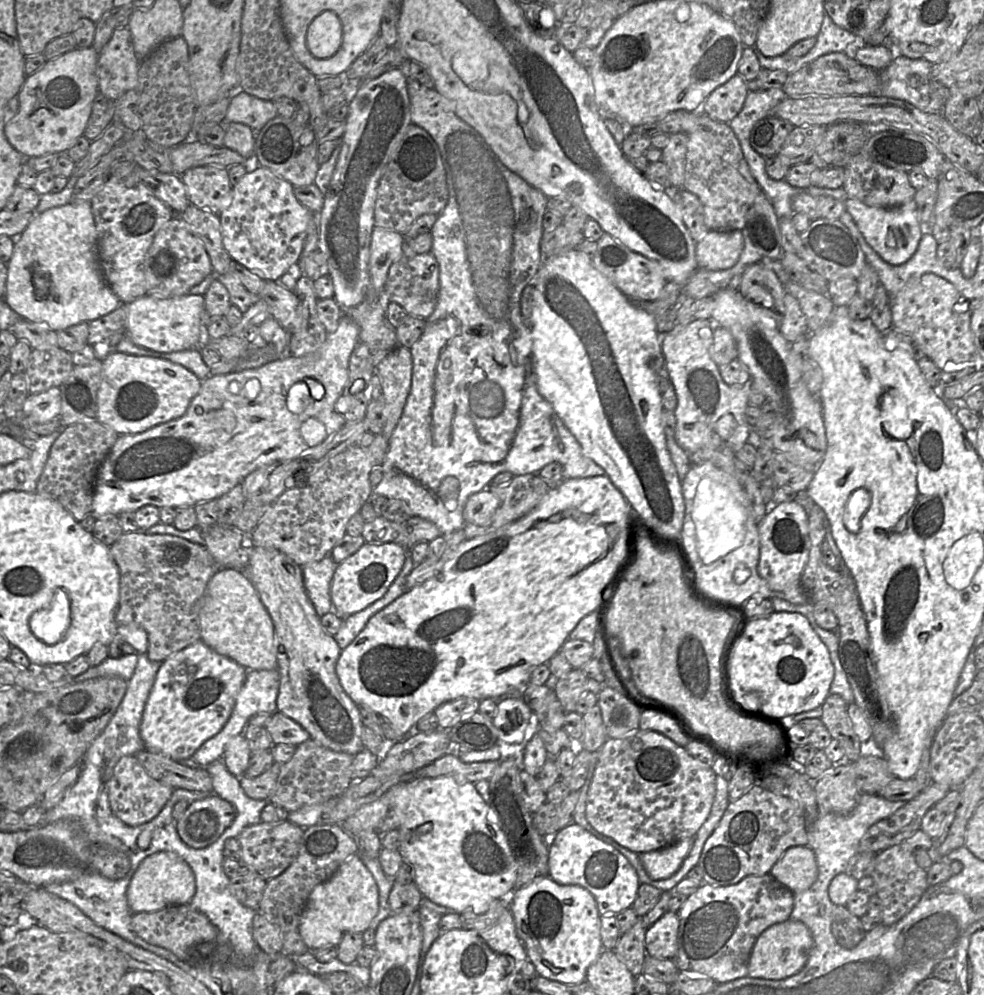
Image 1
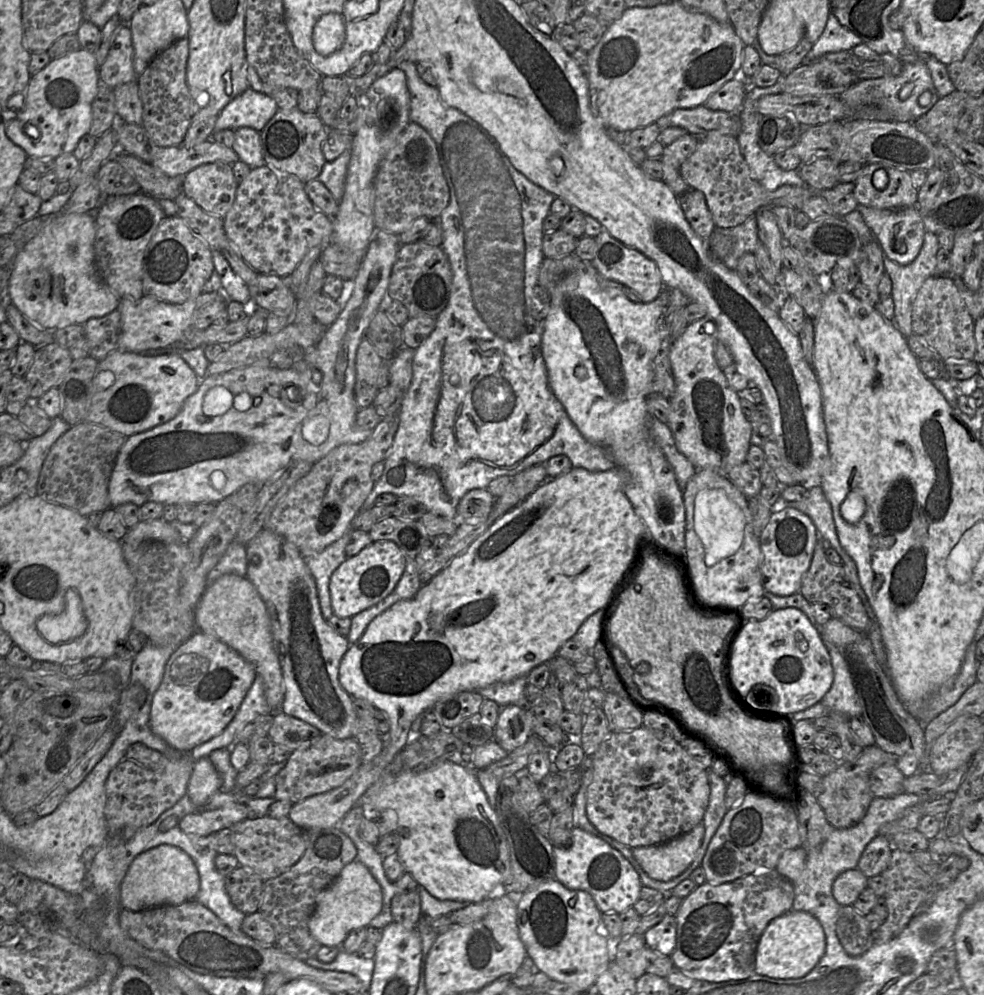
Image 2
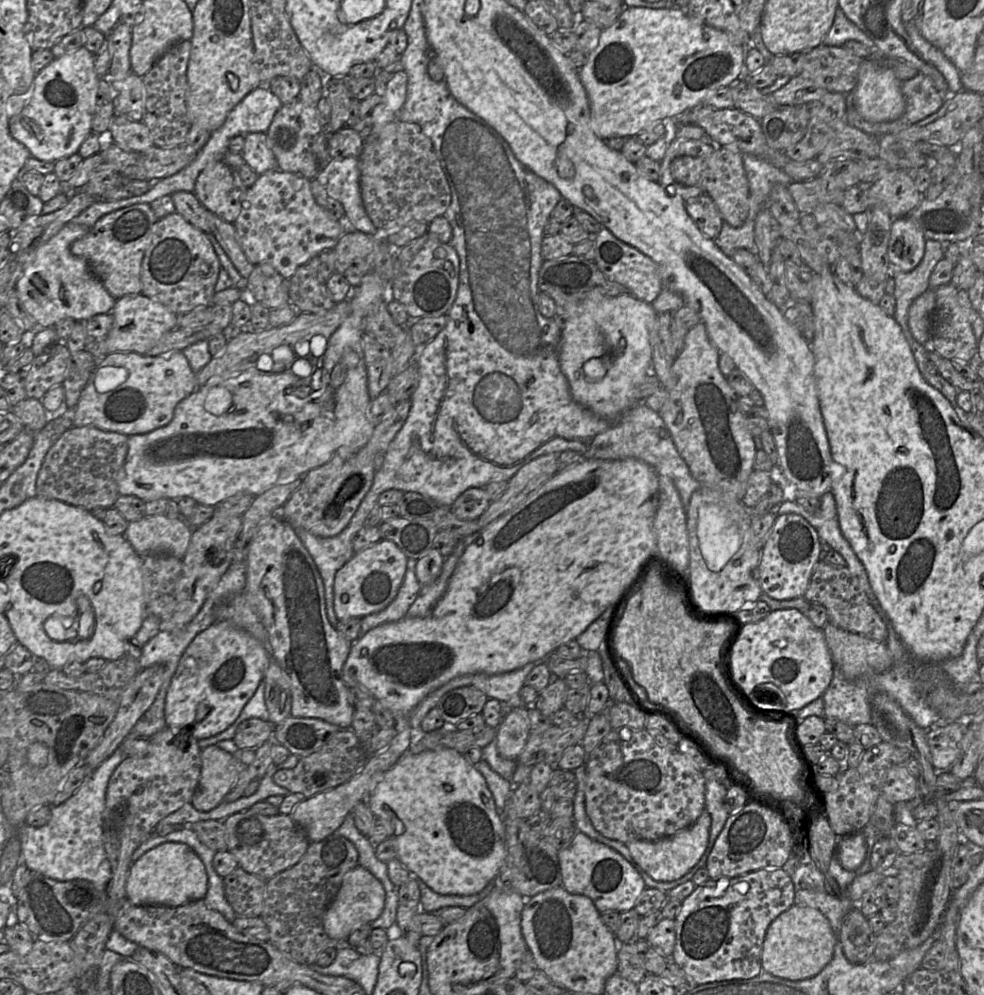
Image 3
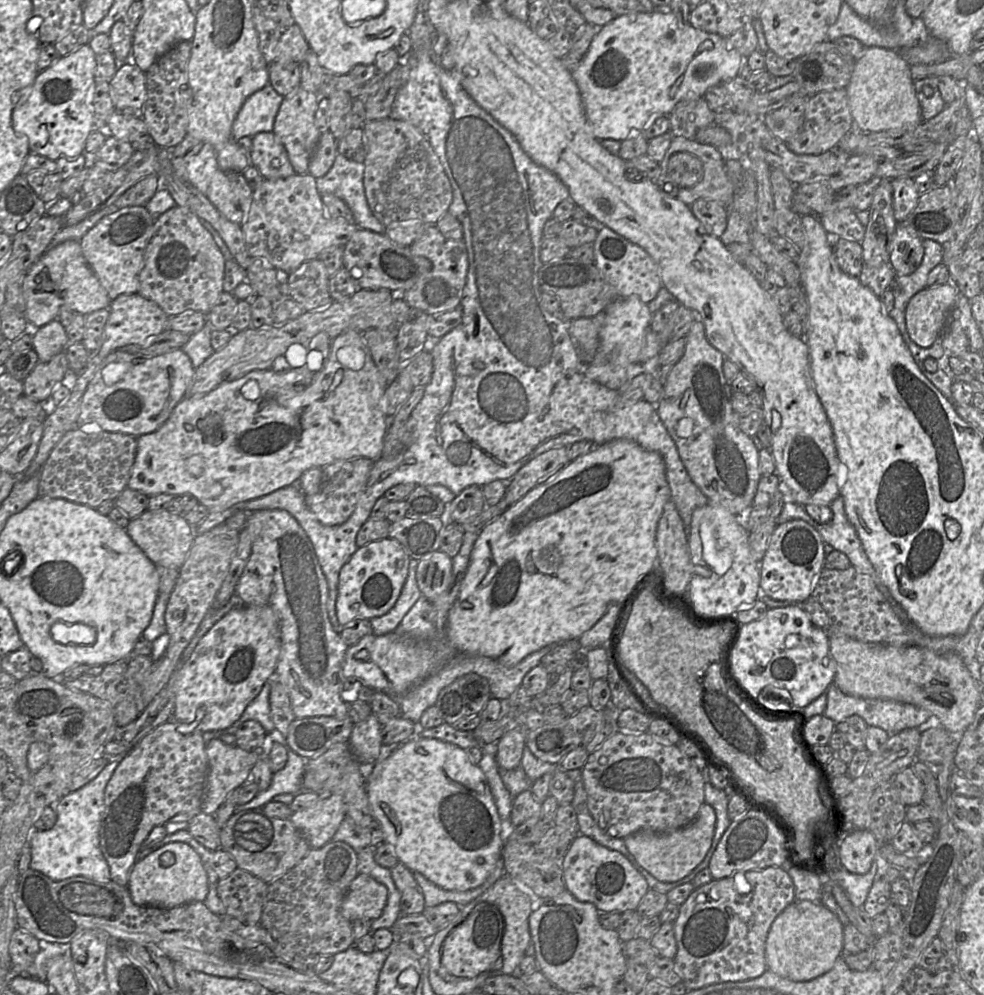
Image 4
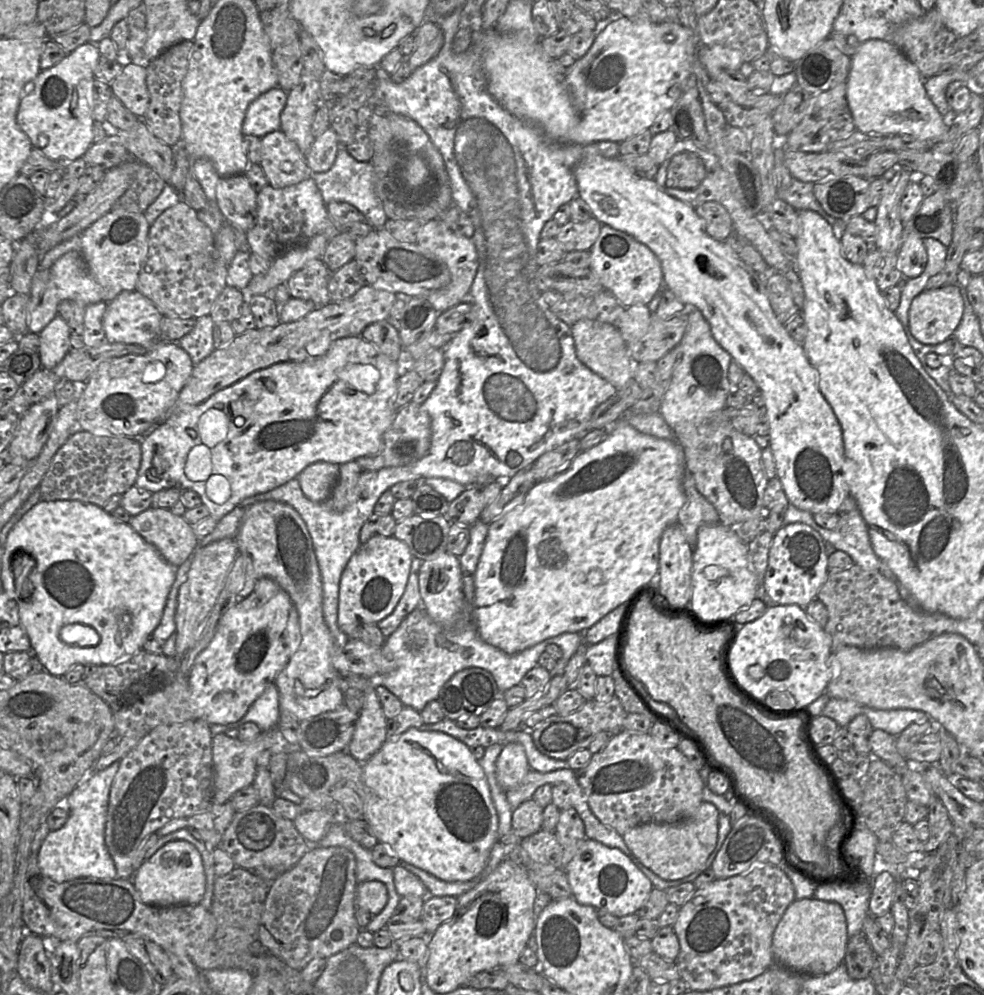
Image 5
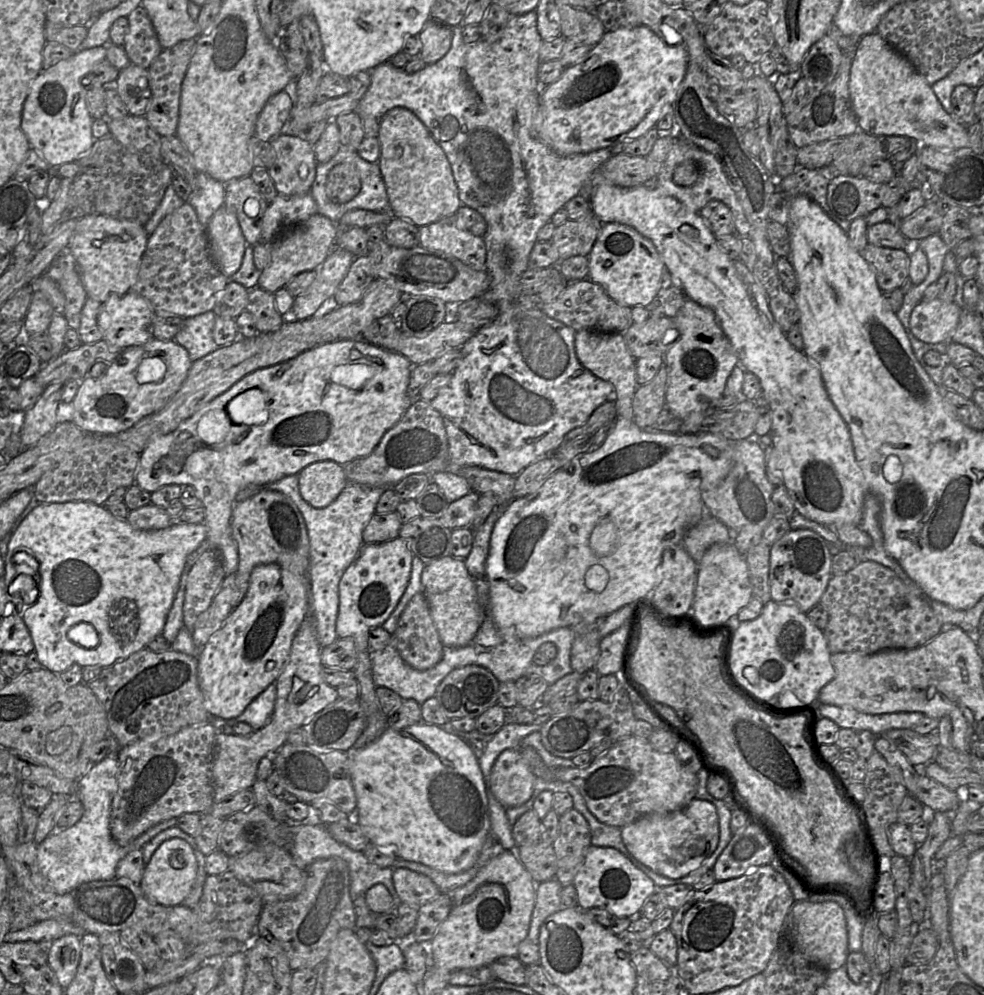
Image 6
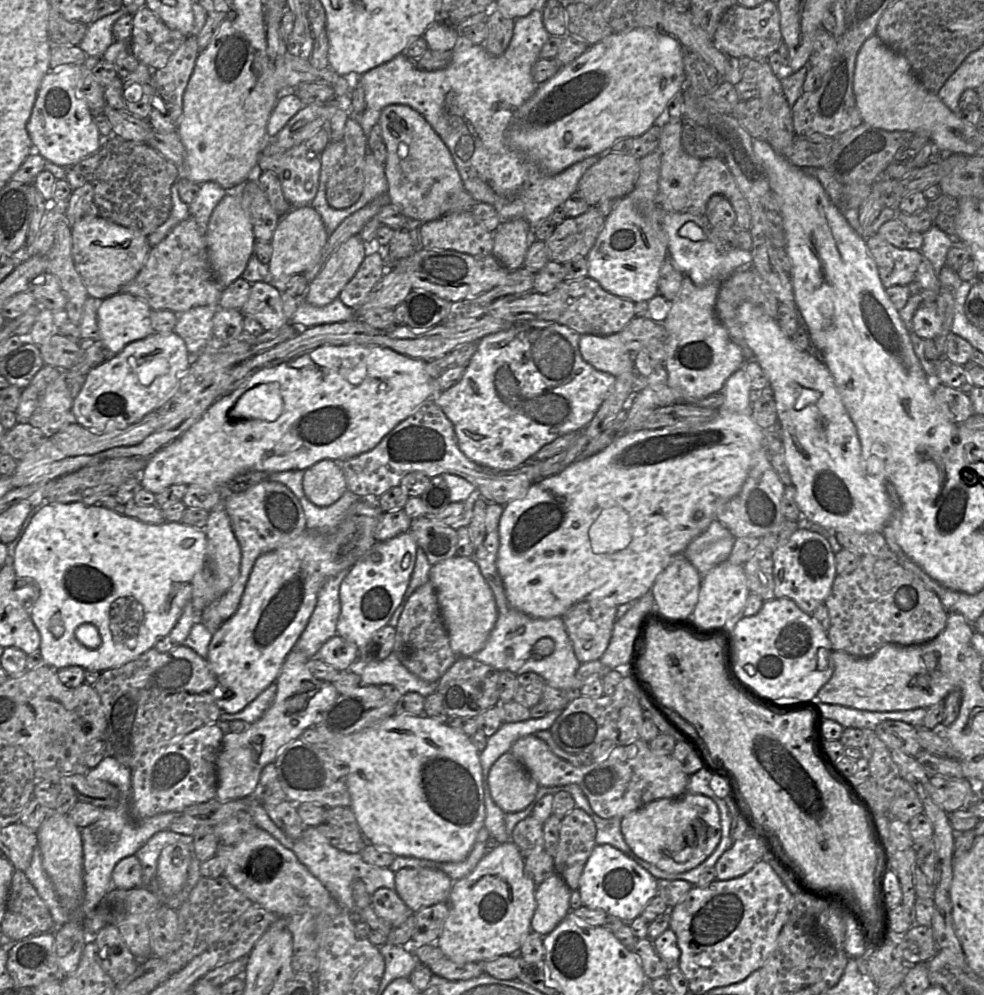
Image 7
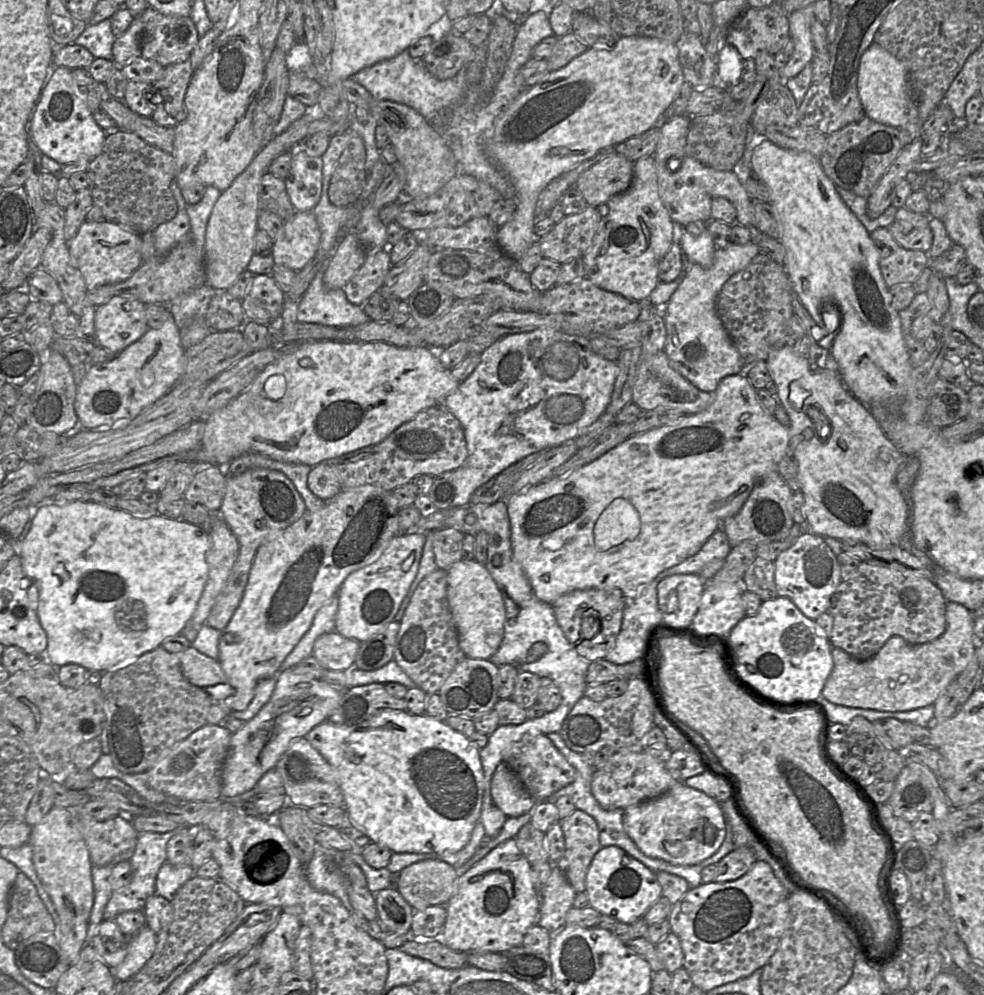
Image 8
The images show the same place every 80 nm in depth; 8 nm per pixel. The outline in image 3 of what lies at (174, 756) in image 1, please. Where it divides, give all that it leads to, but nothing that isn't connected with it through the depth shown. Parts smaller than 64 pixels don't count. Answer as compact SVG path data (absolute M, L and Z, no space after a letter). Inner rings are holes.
M218 620L197 634L179 660L165 699L166 726L188 729L198 741L223 732L253 696L270 659L256 638L228 621Z

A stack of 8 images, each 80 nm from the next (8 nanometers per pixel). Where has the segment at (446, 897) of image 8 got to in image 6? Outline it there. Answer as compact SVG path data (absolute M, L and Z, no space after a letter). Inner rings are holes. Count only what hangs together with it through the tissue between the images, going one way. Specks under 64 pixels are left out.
M393 869L393 884L401 902L419 908L442 894L428 876L406 869Z

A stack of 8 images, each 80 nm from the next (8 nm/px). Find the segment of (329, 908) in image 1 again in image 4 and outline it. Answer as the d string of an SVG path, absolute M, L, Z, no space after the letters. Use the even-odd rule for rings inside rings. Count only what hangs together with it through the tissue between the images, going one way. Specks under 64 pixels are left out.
M359 873L349 886L341 905L341 914L353 922L357 919L375 920L387 904L388 890L383 883Z

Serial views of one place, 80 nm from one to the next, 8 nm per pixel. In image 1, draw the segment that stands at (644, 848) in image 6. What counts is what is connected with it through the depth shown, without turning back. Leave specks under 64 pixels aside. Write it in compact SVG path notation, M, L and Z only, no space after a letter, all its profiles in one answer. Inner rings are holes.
M686 838L662 849L641 853L639 856L650 878L663 880L677 872L692 845L693 838Z

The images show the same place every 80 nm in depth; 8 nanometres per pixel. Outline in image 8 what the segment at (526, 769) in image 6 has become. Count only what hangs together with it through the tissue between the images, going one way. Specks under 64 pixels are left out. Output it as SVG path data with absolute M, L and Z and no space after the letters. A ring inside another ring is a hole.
M505 762L498 764L492 777L491 795L507 817L518 817L533 810L537 801L527 791L517 773Z

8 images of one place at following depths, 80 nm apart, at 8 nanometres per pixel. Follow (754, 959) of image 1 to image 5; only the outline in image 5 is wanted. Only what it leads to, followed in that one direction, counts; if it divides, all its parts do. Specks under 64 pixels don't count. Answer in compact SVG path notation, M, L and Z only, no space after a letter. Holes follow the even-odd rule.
M815 898L794 900L784 912L772 940L774 962L789 971L819 976L832 972L844 961L848 944L842 907Z

